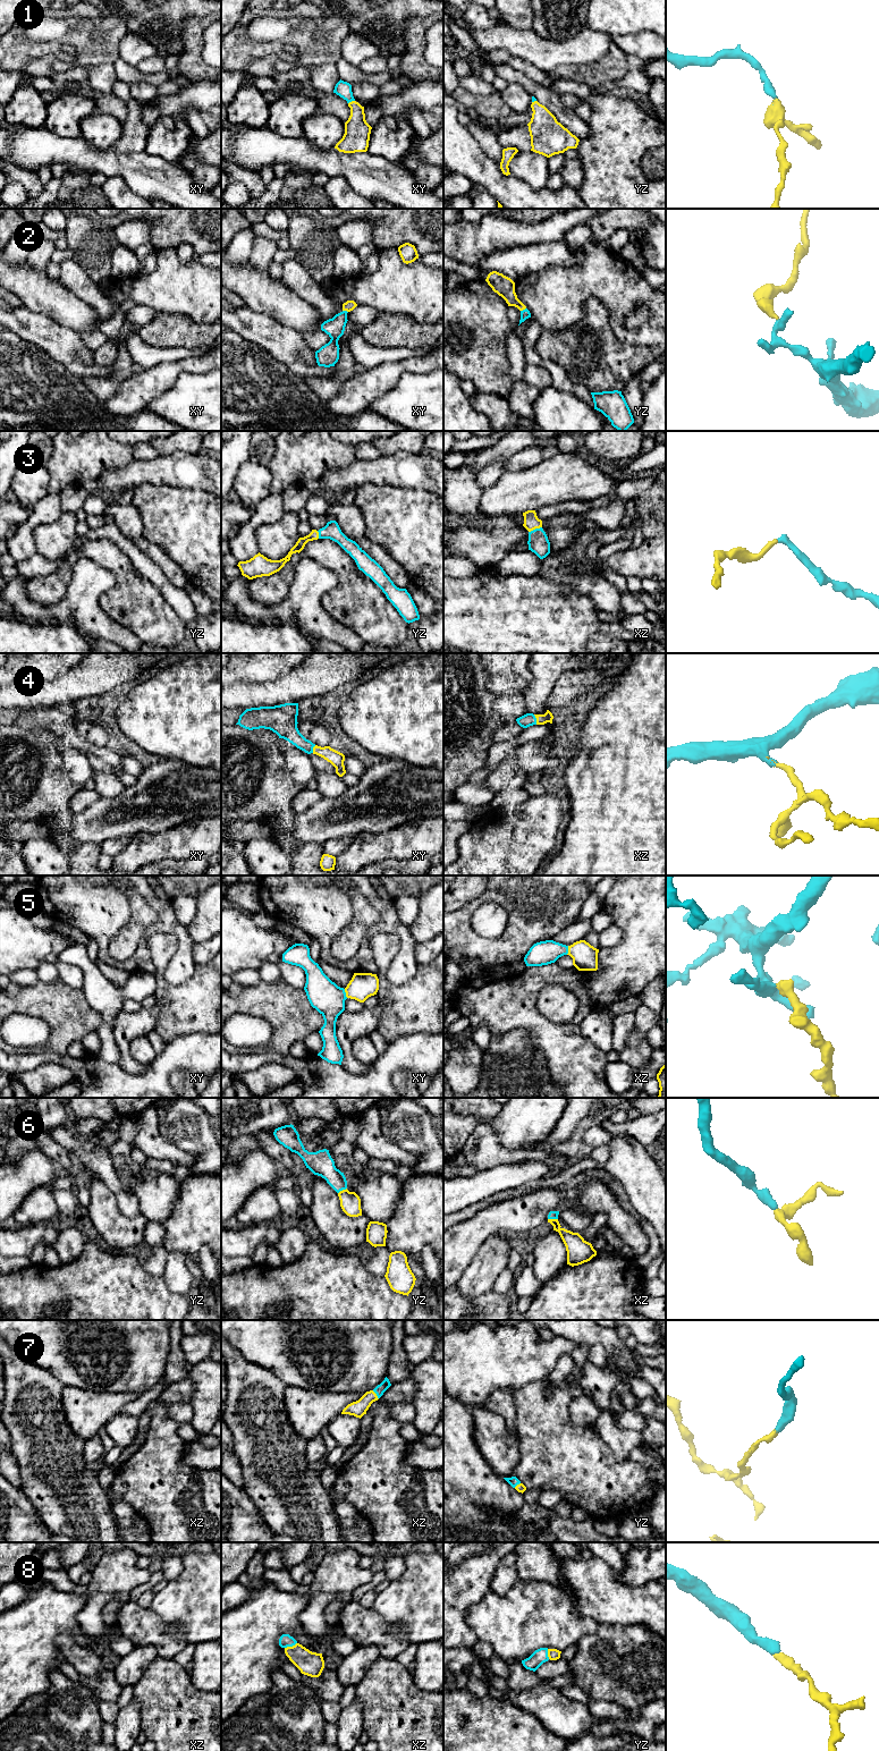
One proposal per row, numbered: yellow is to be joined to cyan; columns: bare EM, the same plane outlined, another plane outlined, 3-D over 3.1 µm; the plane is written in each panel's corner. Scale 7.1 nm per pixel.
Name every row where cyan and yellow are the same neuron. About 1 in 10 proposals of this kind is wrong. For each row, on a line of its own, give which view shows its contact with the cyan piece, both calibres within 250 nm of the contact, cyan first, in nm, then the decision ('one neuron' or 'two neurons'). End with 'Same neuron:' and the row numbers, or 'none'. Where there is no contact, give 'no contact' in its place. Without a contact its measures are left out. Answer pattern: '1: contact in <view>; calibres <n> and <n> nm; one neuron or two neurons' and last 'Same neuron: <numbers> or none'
1: contact in xy; calibres 110 and 180 nm; one neuron
2: contact in xy; calibres 140 and 80 nm; one neuron
3: contact in xz; calibres 150 and 110 nm; one neuron
4: contact in xz; calibres 90 and 80 nm; one neuron
5: contact in xy; calibres 220 and 190 nm; one neuron
6: contact in xz; calibres 60 and 140 nm; one neuron
7: contact in xz; calibres 70 and 120 nm; one neuron
8: contact in xz; calibres 90 and 170 nm; one neuron
Same neuron: 1, 2, 3, 4, 5, 6, 7, 8

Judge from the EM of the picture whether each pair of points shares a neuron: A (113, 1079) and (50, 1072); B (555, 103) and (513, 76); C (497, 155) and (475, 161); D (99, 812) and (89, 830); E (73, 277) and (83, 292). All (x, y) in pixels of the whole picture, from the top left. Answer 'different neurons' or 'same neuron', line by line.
A: different neurons
B: same neuron
C: different neurons
D: same neuron
E: same neuron

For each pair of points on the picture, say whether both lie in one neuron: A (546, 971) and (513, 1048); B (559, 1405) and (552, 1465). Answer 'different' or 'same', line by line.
A: different
B: same

